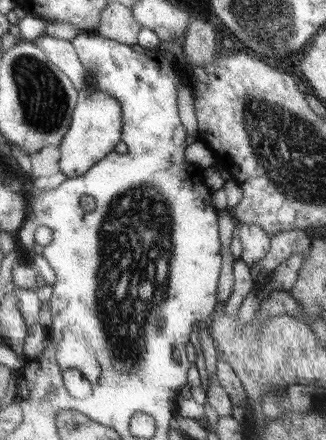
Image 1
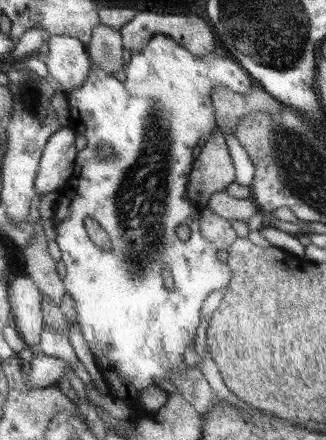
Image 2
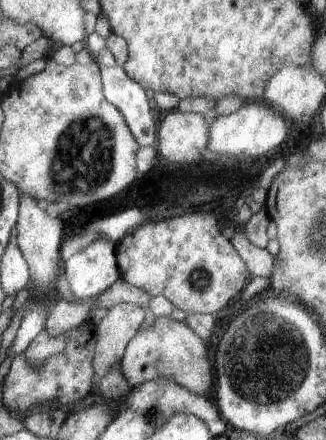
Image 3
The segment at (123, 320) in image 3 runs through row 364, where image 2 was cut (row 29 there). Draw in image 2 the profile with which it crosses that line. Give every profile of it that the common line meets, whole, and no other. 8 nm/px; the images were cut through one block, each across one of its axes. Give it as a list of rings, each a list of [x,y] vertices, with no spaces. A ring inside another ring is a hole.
[[[105,24],[95,26],[93,38],[87,46],[87,54],[91,58],[91,64],[95,68],[105,70],[109,78],[113,78],[113,72],[119,72],[125,64],[121,60],[123,56],[123,42],[121,42],[121,32],[113,30]]]

